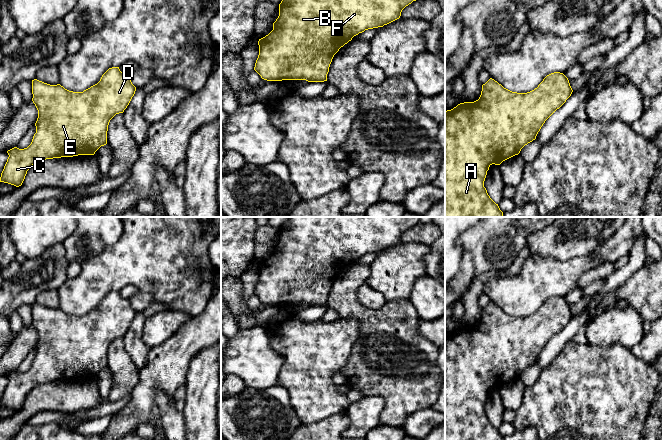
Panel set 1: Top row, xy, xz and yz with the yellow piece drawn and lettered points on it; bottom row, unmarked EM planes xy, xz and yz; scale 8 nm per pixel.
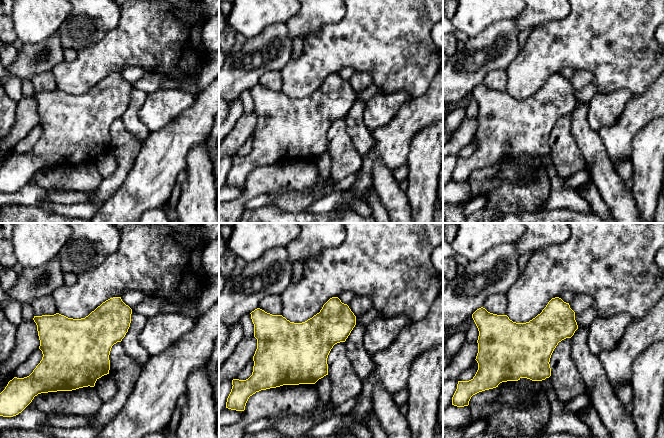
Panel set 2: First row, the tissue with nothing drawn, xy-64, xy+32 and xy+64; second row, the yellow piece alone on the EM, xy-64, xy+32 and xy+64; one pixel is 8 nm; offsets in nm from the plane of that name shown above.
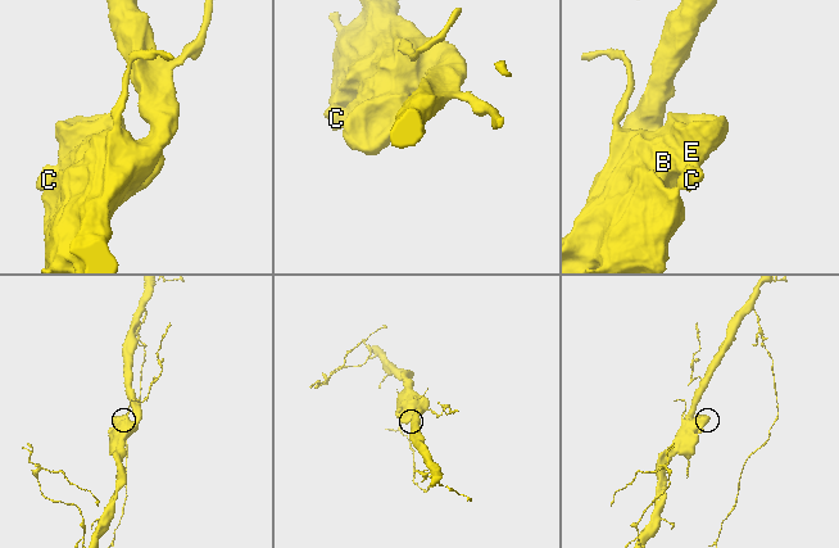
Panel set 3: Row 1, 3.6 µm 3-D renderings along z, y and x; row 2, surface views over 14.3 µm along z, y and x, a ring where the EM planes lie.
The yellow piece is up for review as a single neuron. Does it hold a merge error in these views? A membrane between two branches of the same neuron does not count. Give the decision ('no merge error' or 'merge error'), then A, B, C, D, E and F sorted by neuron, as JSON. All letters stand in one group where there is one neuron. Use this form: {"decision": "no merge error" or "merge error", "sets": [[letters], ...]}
{"decision": "no merge error", "sets": [["A", "B", "C", "D", "E", "F"]]}

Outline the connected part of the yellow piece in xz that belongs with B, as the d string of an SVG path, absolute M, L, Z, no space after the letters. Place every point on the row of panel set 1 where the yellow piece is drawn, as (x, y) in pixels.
M282 0L273 30L259 39L259 55L254 70L267 81L327 81L334 55L359 33L383 27L400 18L402 10L416 0Z

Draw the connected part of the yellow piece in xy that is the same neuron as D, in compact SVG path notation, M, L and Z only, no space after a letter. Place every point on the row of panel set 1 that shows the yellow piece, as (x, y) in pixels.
M119 67L109 68L97 84L83 92L69 91L60 84L50 85L37 79L32 80L32 101L38 110L38 118L35 123L36 133L27 148L19 149L14 147L7 151L9 157L1 173L0 182L19 187L22 185L29 168L36 162L61 157L94 155L101 146L107 144L107 131L110 120L116 114L124 112L135 91L136 87L132 84L129 75L123 74Z

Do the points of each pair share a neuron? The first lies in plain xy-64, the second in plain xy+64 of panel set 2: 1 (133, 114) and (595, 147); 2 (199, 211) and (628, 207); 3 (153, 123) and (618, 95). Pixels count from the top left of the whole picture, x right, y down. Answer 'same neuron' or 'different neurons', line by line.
1: same neuron
2: different neurons
3: same neuron

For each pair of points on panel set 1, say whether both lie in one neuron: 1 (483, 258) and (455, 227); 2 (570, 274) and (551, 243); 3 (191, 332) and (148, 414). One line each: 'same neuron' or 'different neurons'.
1: different neurons
2: different neurons
3: same neuron

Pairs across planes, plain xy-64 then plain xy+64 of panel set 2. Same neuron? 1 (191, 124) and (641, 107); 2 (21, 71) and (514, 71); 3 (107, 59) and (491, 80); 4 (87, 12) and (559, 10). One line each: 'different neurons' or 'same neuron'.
1: same neuron
2: different neurons
3: different neurons
4: same neuron

